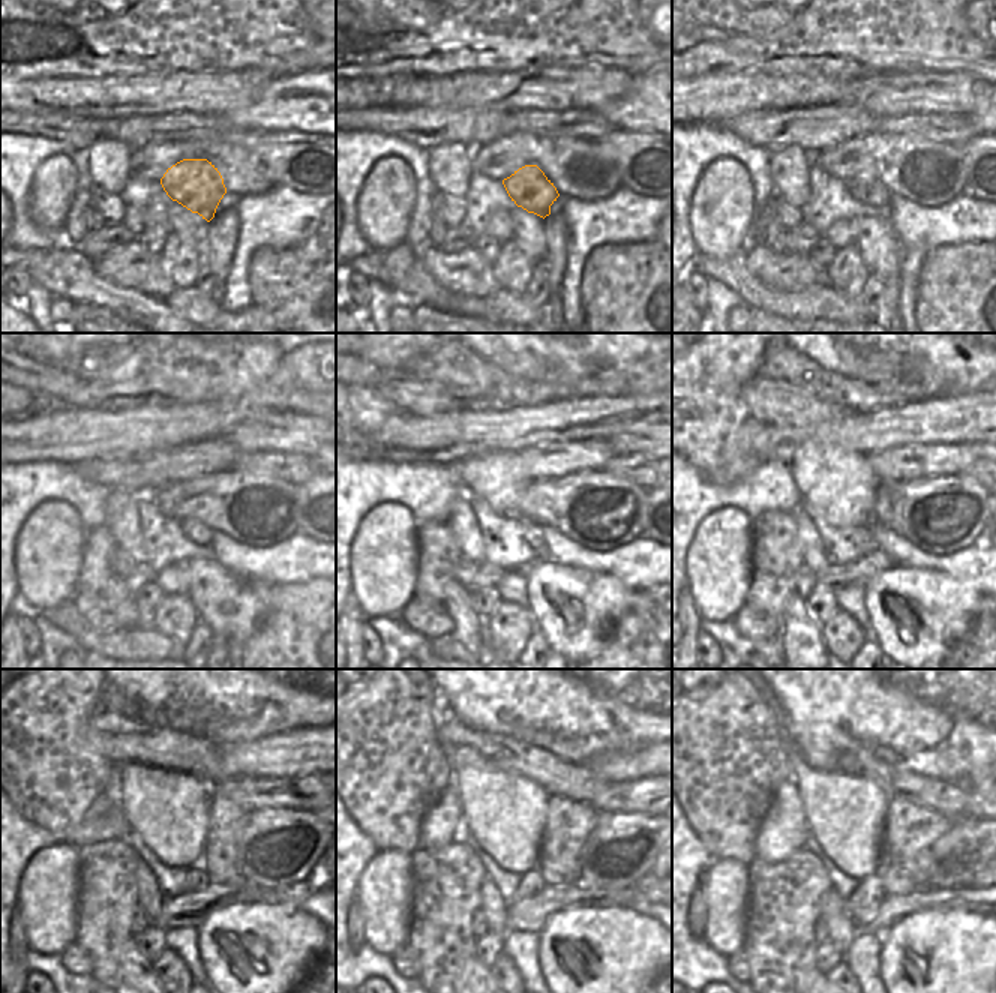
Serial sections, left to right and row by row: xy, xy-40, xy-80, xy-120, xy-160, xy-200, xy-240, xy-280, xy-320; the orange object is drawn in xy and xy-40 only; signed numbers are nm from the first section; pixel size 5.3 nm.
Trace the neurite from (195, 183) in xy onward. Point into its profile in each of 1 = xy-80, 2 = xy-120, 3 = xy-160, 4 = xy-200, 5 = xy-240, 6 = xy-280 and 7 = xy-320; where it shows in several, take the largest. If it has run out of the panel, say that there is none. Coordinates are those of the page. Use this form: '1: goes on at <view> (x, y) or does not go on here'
1: goes on at xy-80 (867, 189)
2: goes on at xy-120 (201, 534)
3: goes on at xy-160 (533, 531)
4: goes on at xy-200 (872, 546)
5: goes on at xy-240 (197, 879)
6: goes on at xy-280 (531, 882)
7: goes on at xy-320 (863, 903)

